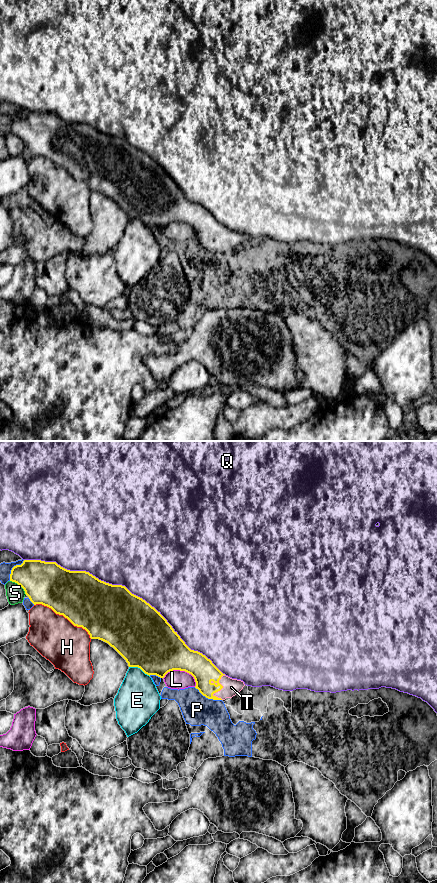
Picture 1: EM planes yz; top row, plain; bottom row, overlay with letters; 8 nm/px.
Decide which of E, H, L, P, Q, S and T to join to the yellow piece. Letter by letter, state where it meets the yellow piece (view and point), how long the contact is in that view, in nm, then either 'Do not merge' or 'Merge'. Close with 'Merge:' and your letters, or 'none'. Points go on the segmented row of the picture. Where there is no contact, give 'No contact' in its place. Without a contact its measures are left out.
E: Touches yellow at yz (139, 667). Shared border 190 nm. Do not merge
H: Touches yellow at yz (64, 616). Shared border 550 nm. Do not merge
L: Touches yellow at yz (182, 670). Shared border 280 nm. Do not merge
P: Touches yellow at yz (208, 698). Shared border 240 nm. Do not merge
Q: Touches yellow at yz (126, 588). Shared border 1850 nm. Do not merge
S: Touches yellow at yz (19, 584). Shared border 180 nm. Do not merge
T: Touches yellow at yz (220, 689). Shared border 200 nm. Merge
Merge: T

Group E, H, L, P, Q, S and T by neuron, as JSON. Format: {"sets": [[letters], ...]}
{"sets": [["E"], ["H"], ["L"], ["P"], ["Q"], ["S"], ["T"]]}

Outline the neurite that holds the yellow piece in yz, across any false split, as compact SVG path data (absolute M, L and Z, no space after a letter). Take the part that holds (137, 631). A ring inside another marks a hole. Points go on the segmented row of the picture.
M24 560L21 565L14 566L11 570L10 581L20 585L34 605L42 604L51 608L56 614L63 615L74 626L85 629L91 639L108 643L126 660L129 667L138 667L149 676L156 675L164 678L170 671L185 671L194 677L195 688L203 696L213 700L232 698L245 686L243 681L223 674L205 655L191 650L160 612L142 598L132 594L125 586L112 585L99 580L89 572L70 571L56 562L41 560Z

